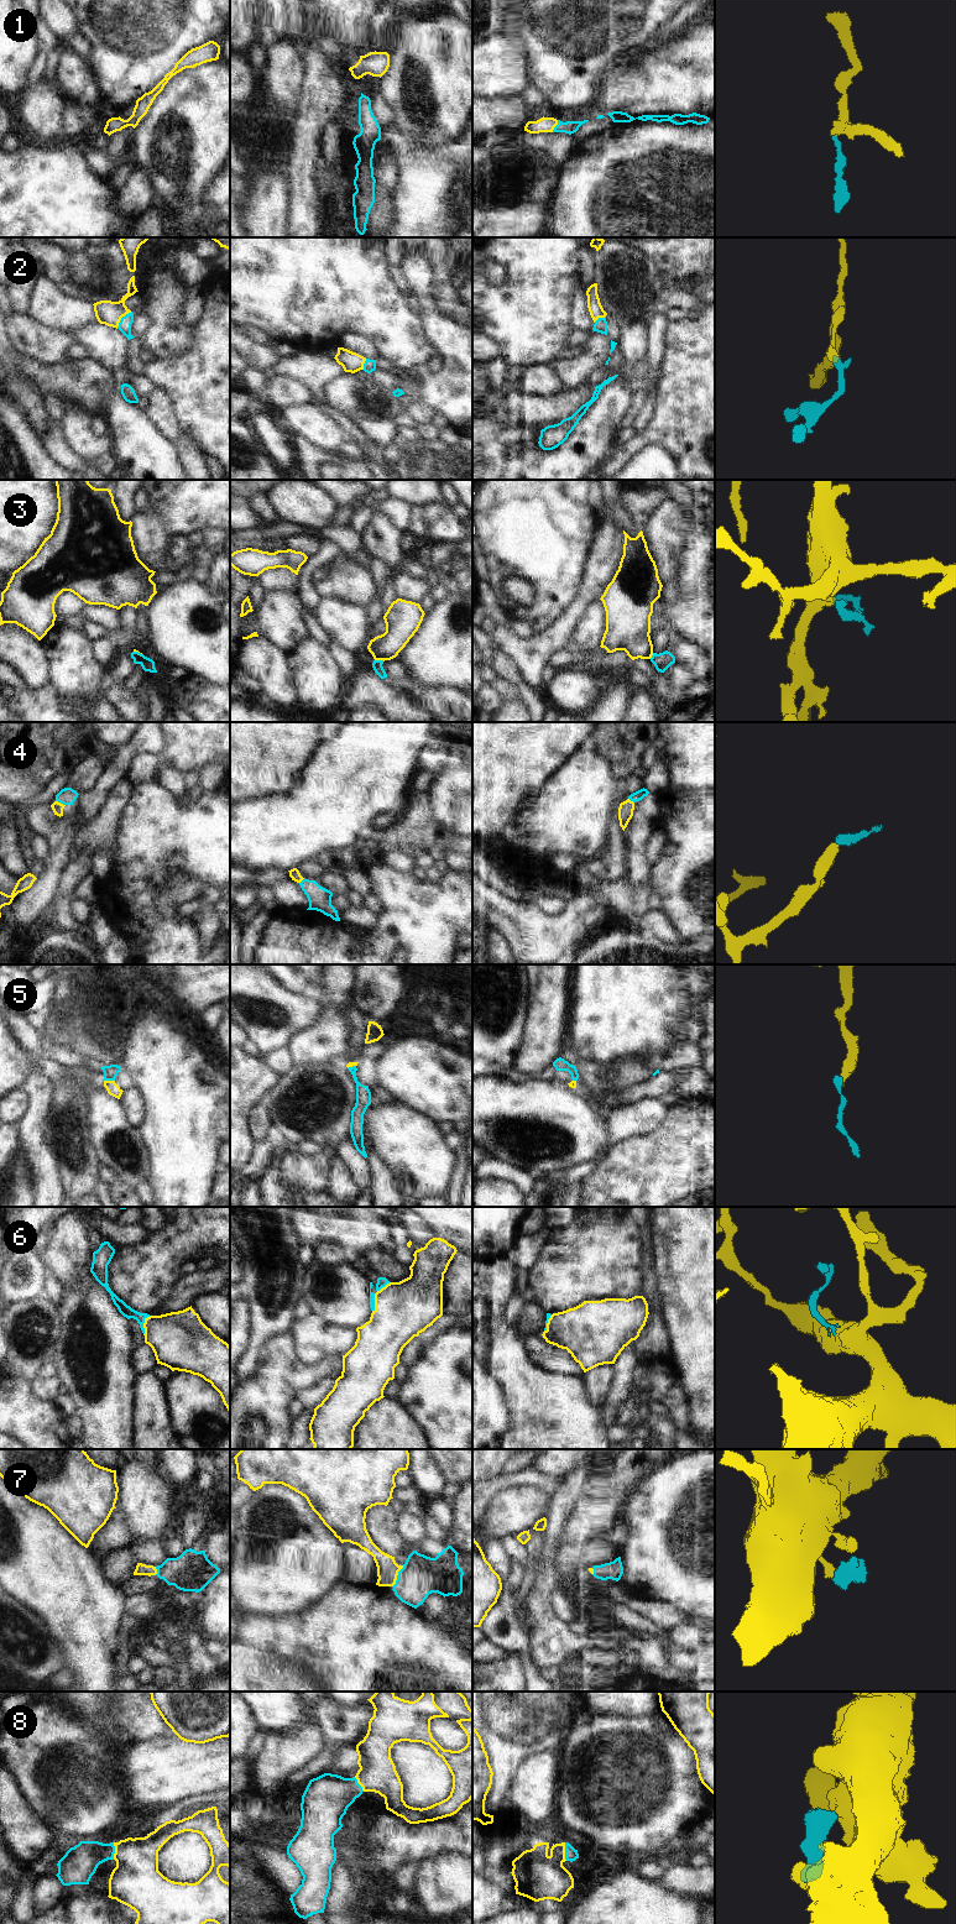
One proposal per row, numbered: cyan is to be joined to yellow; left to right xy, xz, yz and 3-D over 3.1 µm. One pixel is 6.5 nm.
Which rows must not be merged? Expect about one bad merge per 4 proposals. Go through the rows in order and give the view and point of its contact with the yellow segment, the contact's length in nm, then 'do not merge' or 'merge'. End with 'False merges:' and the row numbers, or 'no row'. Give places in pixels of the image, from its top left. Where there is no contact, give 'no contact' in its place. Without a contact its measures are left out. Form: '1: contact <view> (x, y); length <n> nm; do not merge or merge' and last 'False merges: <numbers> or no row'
1: contact yz (555, 125); length 90 nm; merge
2: contact xy (121, 317); length 150 nm; merge
3: contact xz (380, 659); length 60 nm; do not merge
4: contact xy (59, 803); length 70 nm; merge
5: contact xy (109, 1081); length 70 nm; do not merge
6: contact xy (144, 1324); length 130 nm; merge
7: contact xz (397, 1574); length 150 nm; merge
8: contact yz (564, 1851); length 120 nm; merge
False merges: 3, 5

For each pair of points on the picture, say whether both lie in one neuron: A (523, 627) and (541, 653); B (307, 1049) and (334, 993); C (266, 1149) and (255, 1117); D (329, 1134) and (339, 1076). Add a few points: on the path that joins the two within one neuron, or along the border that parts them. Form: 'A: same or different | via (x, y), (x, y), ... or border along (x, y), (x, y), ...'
A: different | border along (511, 621), (523, 638), (529, 638), (533, 634)
B: same | via (320, 1035), (333, 1023), (333, 1007)
C: different | border along (264, 1139), (255, 1143)
D: same | via (329, 1119), (329, 1091)

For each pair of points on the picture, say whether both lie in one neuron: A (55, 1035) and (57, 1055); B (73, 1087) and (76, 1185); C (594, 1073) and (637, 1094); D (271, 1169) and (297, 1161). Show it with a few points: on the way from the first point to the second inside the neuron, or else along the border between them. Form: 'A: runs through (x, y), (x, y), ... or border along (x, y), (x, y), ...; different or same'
A: border along (41, 1040), (72, 1051); different
B: runs through (73, 1112), (73, 1155), (76, 1160); same
C: border along (652, 1075), (627, 1088), (597, 1094); different
D: border along (277, 1167), (281, 1175); different

